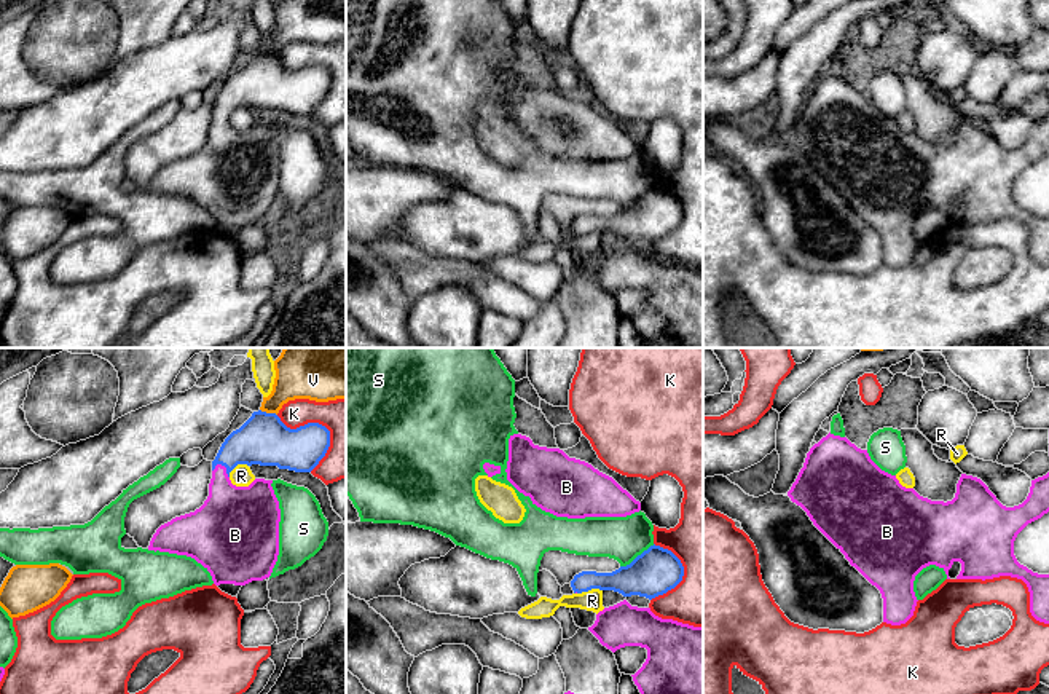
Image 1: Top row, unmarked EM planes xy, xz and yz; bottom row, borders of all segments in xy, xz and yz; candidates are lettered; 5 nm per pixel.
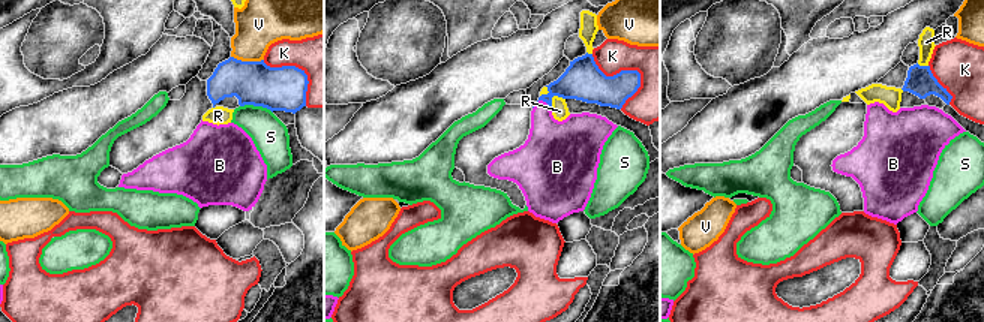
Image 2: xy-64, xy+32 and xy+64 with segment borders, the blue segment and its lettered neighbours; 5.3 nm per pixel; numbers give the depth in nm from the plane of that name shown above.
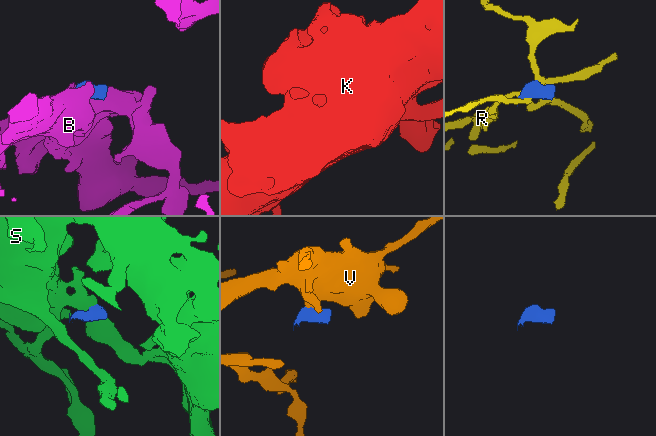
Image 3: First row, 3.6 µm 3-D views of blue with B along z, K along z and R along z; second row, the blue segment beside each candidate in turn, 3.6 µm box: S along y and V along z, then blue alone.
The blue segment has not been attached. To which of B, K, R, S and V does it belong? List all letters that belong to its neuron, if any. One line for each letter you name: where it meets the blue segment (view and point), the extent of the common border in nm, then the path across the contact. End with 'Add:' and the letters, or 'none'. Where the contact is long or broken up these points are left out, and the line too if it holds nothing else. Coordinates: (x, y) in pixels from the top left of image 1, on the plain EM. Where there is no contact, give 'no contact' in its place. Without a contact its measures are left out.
B: xy (227, 112) | 100 nm | across xy (263, 82), (247, 88), (227, 112), (223, 141), (231, 161)
Add: B

